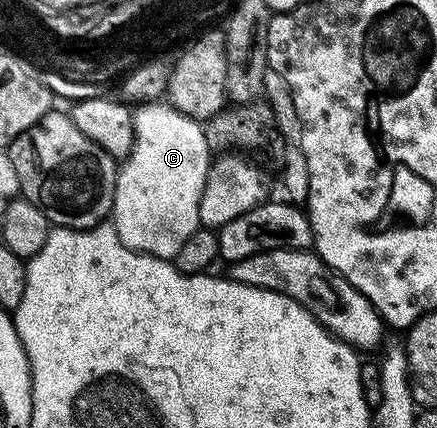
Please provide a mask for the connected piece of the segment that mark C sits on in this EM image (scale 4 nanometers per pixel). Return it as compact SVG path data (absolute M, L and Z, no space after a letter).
M146 101L132 112L133 149L125 156L117 172L111 222L125 247L142 255L172 260L183 249L183 241L201 227L199 201L209 172L211 148L204 126L198 120L179 113L165 101Z

